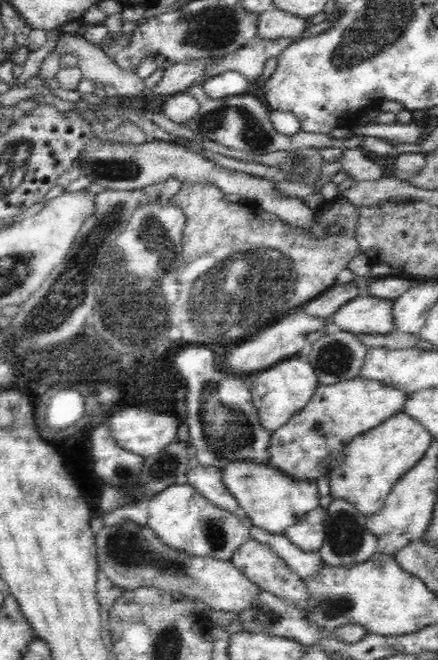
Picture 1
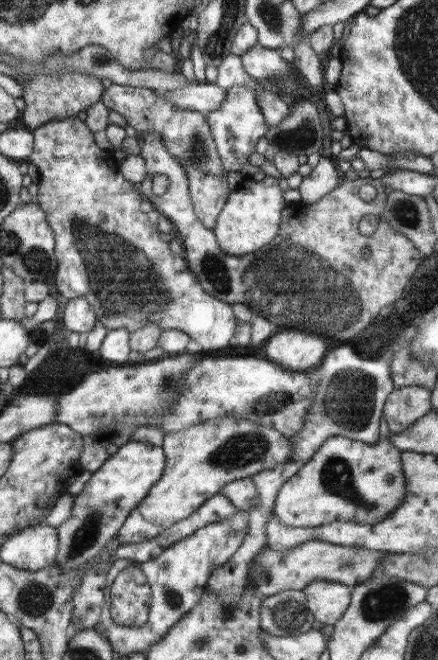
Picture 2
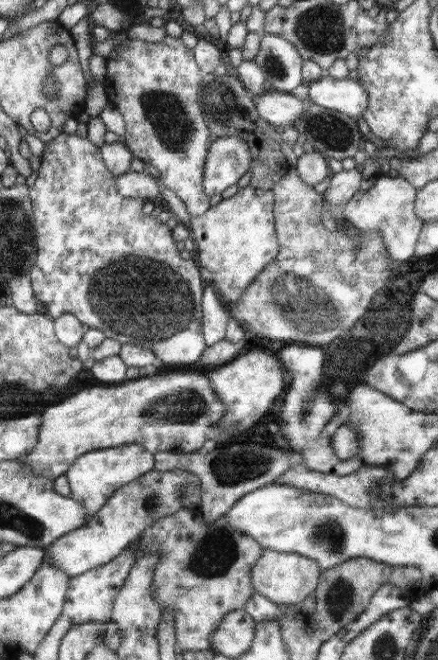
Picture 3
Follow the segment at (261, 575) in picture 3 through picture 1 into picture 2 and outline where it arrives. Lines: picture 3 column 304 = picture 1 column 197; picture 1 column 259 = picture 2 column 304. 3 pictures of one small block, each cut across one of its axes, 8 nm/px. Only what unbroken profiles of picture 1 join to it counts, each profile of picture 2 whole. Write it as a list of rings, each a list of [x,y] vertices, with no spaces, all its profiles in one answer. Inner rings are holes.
[[[313,580],[301,588],[307,596],[307,608],[321,624],[335,624],[351,604],[353,586],[335,580]]]

